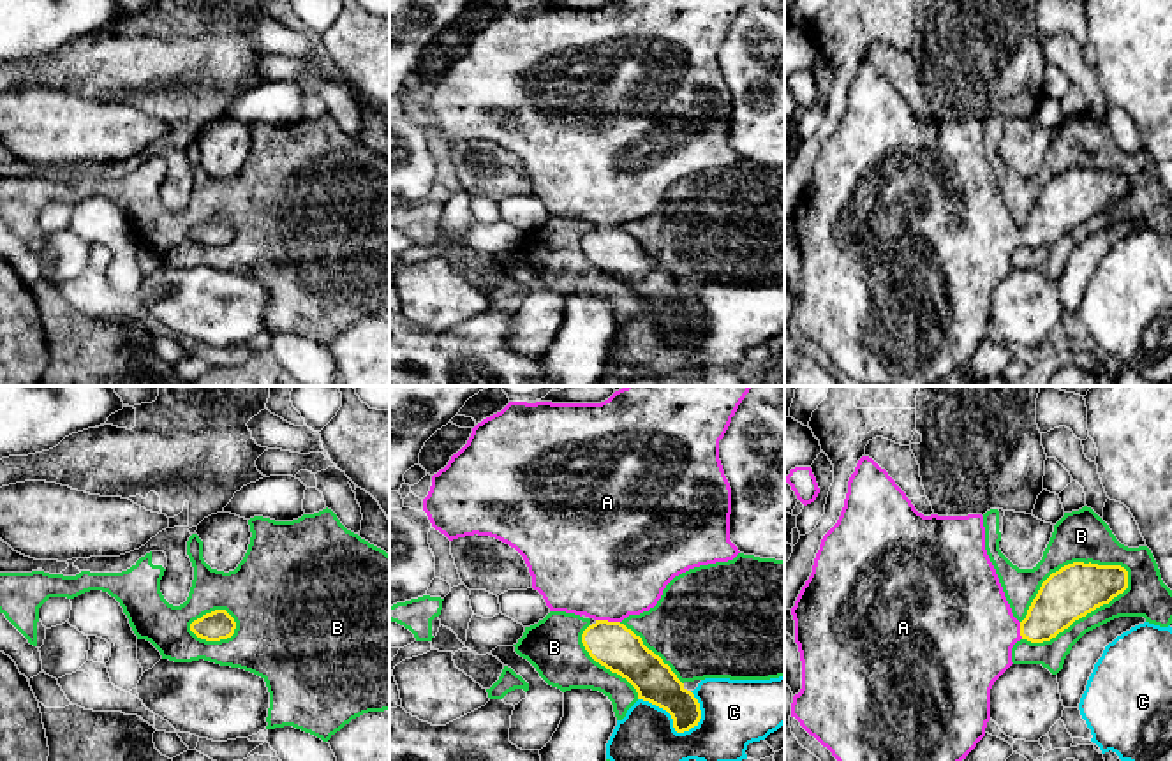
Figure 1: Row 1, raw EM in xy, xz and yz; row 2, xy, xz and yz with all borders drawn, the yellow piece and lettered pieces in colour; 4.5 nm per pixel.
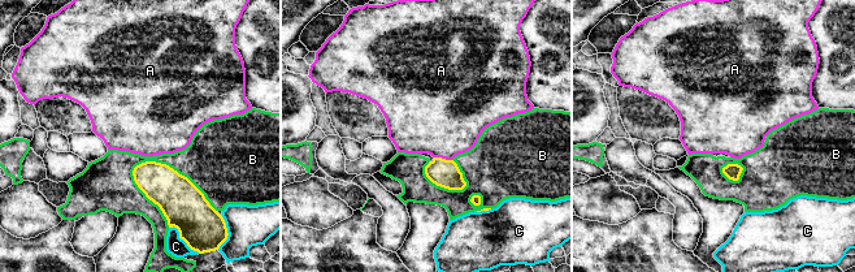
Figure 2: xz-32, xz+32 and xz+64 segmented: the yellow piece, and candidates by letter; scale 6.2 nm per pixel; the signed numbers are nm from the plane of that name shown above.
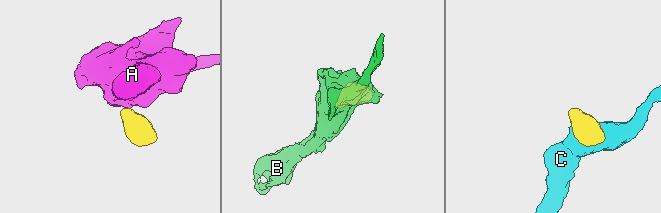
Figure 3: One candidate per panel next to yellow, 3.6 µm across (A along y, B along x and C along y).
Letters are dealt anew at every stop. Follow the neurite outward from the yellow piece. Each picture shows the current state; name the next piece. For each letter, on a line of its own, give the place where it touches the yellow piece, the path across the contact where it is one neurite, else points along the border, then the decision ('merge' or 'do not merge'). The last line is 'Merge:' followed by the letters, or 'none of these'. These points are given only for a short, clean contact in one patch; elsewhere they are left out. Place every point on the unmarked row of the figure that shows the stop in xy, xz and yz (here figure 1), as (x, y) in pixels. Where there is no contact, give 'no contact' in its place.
A: contact xz (607, 226); way xz (615, 252), (607, 243), (607, 226), (607, 171); merge
B: contact yz (1082, 221); do not merge
C: contact xz (674, 326); border xz (638, 303), (661, 312), (677, 337), (688, 337), (702, 323); do not merge
Merge: A

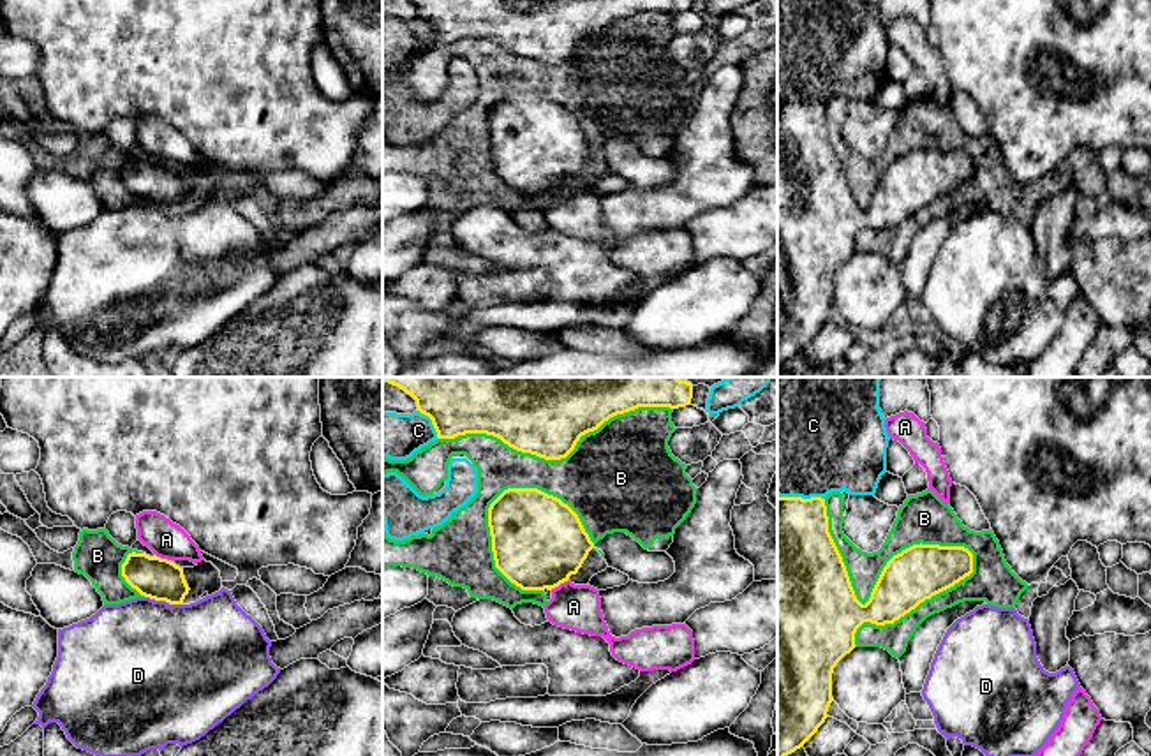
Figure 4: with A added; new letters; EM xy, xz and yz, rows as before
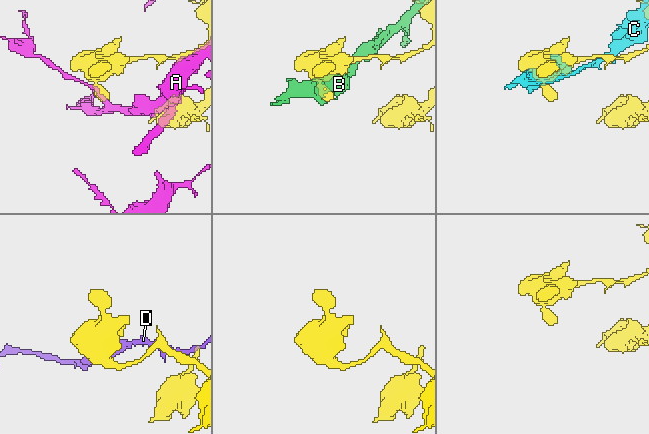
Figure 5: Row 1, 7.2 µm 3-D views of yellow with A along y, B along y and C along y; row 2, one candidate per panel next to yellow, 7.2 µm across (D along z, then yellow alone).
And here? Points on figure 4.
A: contact xz (559, 189); border xz (568, 184), (550, 194); do not merge
B: contact yz (876, 189); do not merge
C: contact xz (432, 27); do not merge
D: contact xy (163, 205); do not merge
Merge: none of these

